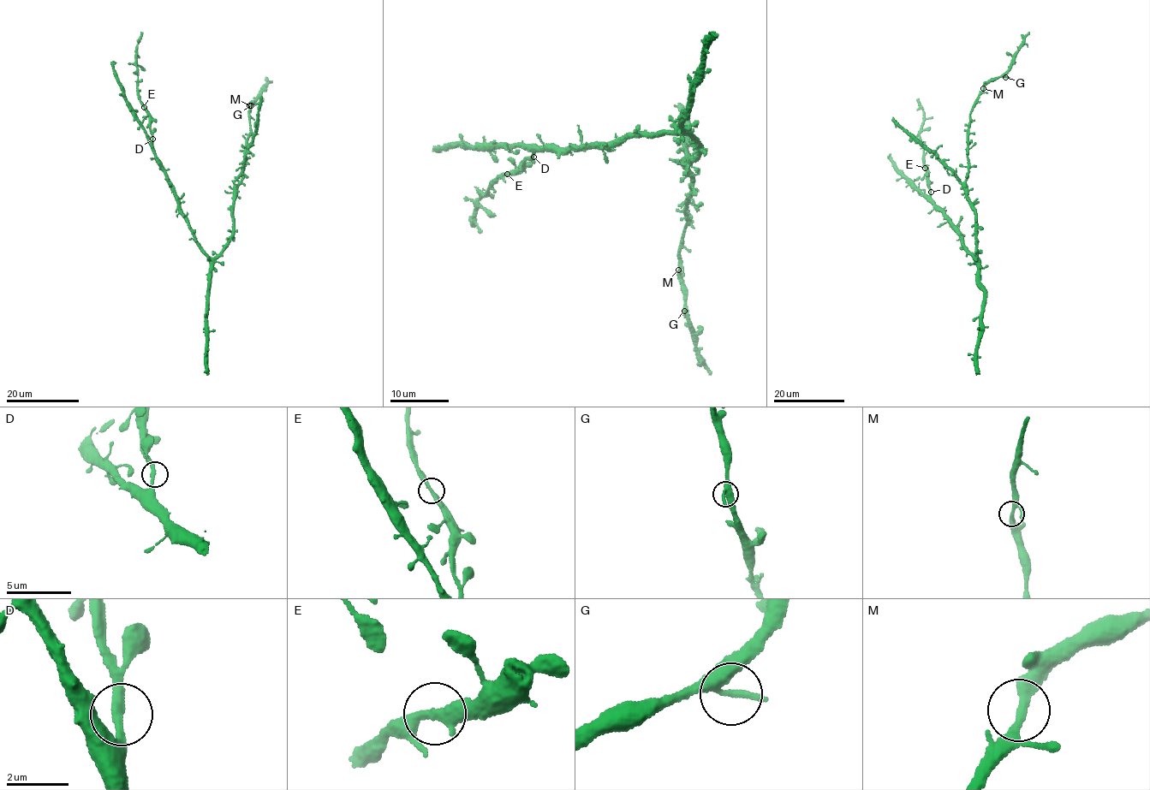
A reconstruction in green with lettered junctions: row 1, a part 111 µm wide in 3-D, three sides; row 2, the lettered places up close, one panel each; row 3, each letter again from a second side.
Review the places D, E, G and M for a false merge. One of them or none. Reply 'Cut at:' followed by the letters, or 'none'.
Cut at: none

